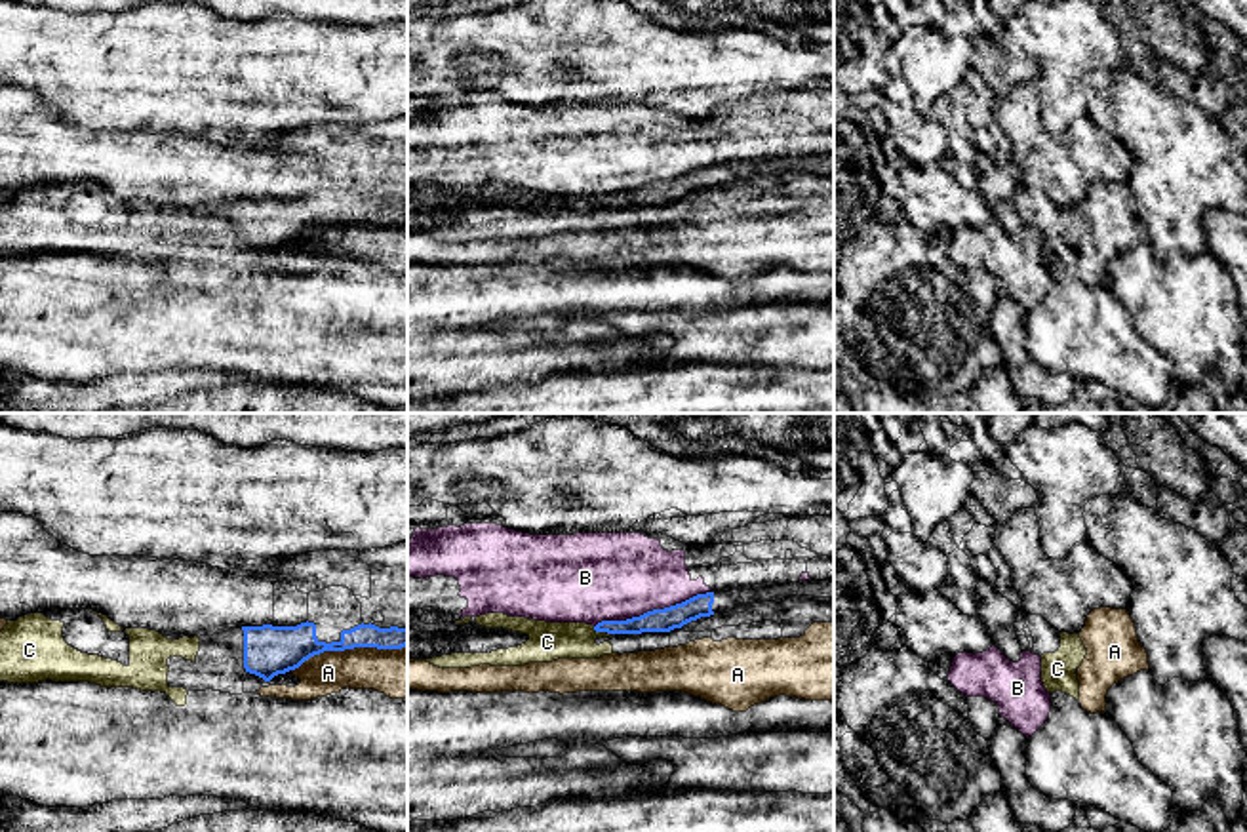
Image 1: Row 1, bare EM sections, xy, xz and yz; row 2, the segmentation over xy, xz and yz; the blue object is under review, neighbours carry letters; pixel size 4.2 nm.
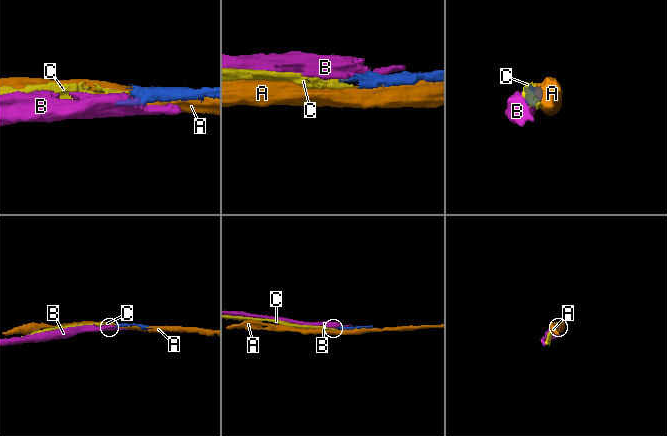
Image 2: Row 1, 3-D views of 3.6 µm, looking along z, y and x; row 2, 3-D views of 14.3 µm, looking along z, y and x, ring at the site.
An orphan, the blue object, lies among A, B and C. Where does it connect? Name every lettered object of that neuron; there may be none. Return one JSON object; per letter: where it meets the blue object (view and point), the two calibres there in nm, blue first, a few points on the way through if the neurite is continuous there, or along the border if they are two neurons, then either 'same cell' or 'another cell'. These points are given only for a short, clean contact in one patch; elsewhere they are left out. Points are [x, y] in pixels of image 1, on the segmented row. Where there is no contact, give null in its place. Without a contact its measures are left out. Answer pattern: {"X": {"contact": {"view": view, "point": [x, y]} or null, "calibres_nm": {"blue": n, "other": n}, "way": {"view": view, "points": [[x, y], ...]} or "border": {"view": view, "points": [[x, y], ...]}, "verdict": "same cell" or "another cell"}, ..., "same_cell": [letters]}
{"A": {"contact": {"view": "xy", "point": [349, 648]}, "calibres_nm": {"blue": 180, "other": 200}, "verdict": "another cell"}, "B": {"contact": {"view": "xz", "point": [653, 610]}, "calibres_nm": {"blue": 100, "other": 360}, "verdict": "another cell"}, "C": {"contact": {"view": "xz", "point": [602, 631]}, "calibres_nm": {"blue": 100, "other": 160}, "way": {"view": "xz", "points": [[659, 619], [602, 631], [577, 640], [547, 642]]}, "verdict": "same cell"}, "same_cell": ["C"]}

